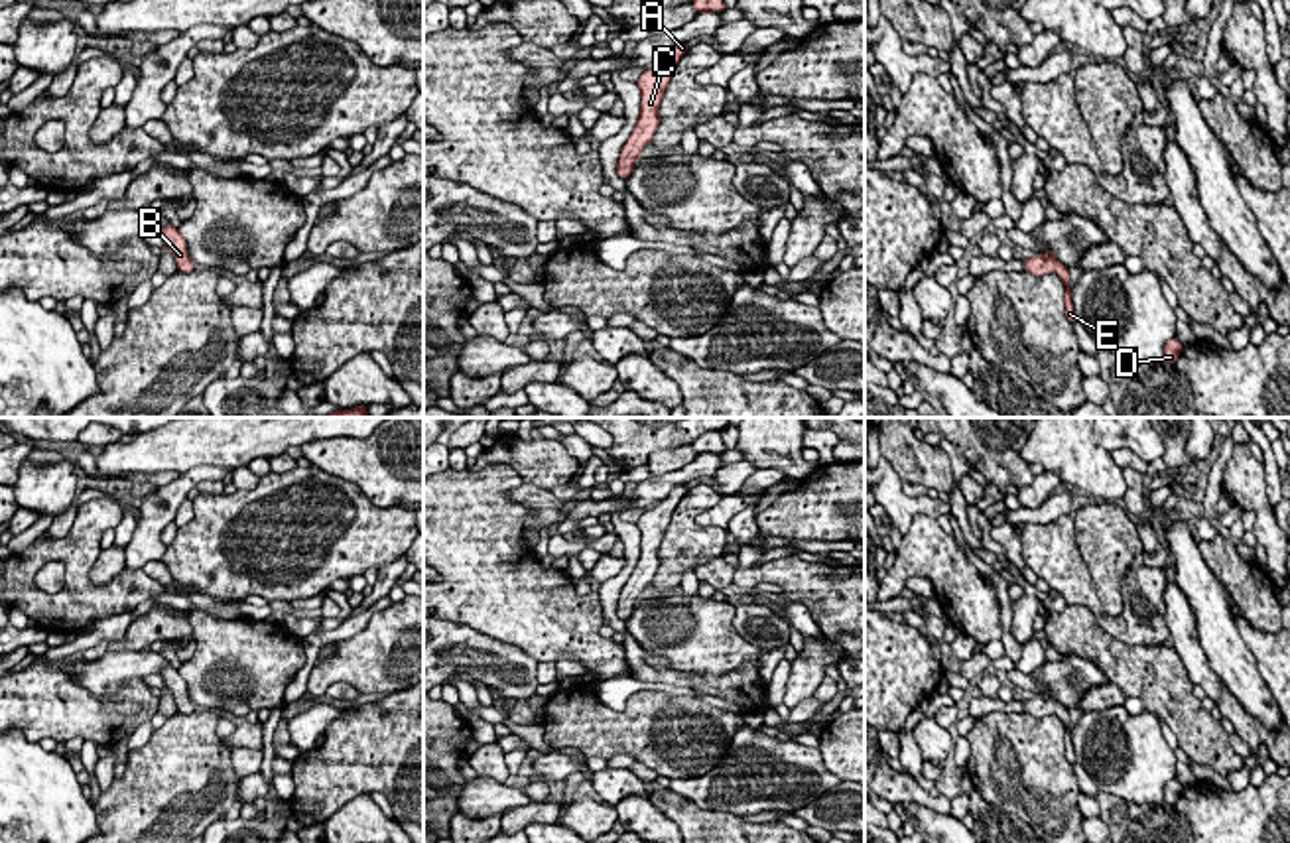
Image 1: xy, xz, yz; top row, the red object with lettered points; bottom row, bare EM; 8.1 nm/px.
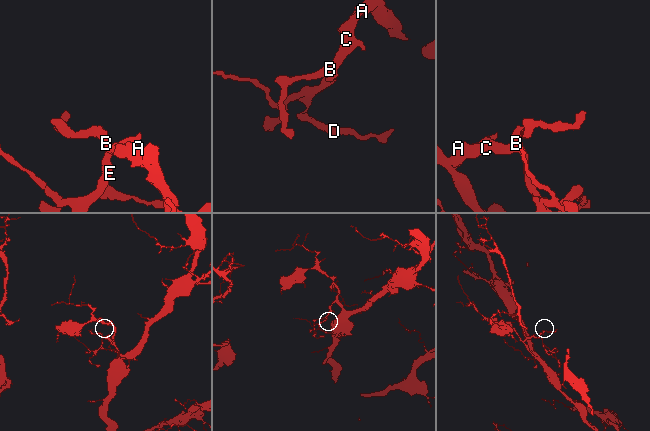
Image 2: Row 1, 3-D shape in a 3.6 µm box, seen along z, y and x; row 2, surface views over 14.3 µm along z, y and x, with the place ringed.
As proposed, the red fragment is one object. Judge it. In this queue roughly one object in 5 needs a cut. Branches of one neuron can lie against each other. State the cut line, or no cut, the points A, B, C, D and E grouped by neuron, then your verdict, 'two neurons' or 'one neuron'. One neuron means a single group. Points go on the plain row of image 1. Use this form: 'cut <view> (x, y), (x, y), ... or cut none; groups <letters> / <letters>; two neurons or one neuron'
cut none; groups A B C D E; one neuron

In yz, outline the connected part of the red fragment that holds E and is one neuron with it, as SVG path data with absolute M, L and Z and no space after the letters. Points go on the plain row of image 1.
M1046 693L1046 695L1036 695L1032 699L1024 699L1026 711L1028 715L1034 717L1044 717L1048 713L1054 713L1060 717L1060 721L1065 727L1065 735L1064 735L1064 745L1065 745L1065 758L1069 764L1077 762L1075 752L1073 752L1073 745L1071 745L1071 729L1069 729L1069 709L1064 707L1054 693Z

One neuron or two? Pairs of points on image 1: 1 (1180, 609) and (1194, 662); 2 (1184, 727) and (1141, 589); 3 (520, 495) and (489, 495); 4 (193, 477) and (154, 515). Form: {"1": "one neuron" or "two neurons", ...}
{"1": "one neuron", "2": "two neurons", "3": "two neurons", "4": "one neuron"}

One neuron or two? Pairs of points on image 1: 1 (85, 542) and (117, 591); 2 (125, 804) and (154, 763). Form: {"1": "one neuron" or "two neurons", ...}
{"1": "one neuron", "2": "one neuron"}

